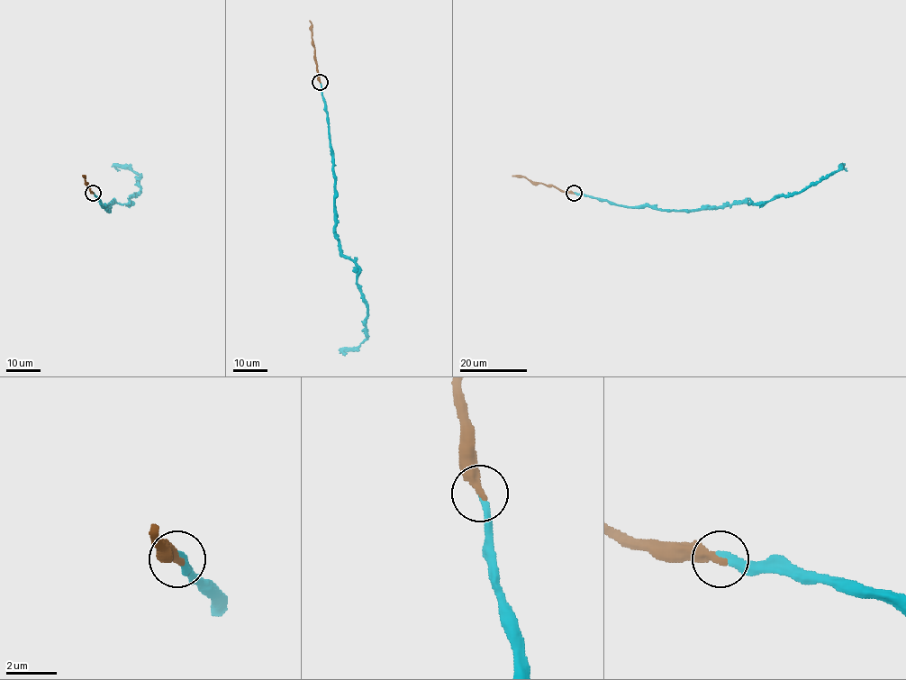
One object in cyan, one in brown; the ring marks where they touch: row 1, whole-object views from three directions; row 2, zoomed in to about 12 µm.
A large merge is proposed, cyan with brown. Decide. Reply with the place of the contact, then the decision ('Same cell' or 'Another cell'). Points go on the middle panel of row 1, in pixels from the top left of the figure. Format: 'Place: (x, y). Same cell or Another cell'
Place: (320, 82). Same cell

